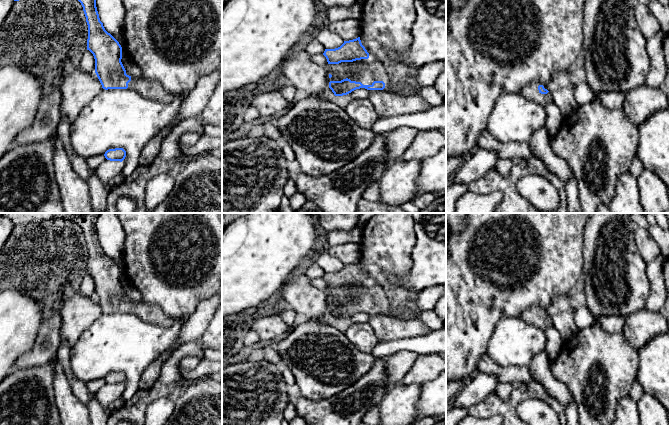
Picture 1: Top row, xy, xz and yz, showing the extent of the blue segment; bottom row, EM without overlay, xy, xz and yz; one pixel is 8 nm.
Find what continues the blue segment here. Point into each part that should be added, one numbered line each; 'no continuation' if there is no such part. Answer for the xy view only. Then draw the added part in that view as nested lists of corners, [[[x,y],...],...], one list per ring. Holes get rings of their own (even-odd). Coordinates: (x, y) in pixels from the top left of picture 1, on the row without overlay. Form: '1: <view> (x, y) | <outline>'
1: xy (152, 314) | [[[131,300],[131,305],[128,307],[127,313],[132,313],[132,314],[138,316],[140,319],[142,319],[146,323],[150,323],[153,325],[160,325],[160,326],[164,326],[164,327],[168,327],[168,326],[172,325],[173,323],[175,323],[176,321],[182,320],[182,319],[170,318],[159,307],[157,307],[155,305],[146,304],[142,301],[136,302],[136,301]]]

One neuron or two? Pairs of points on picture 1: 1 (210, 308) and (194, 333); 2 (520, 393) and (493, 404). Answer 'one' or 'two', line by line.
1: one
2: one

